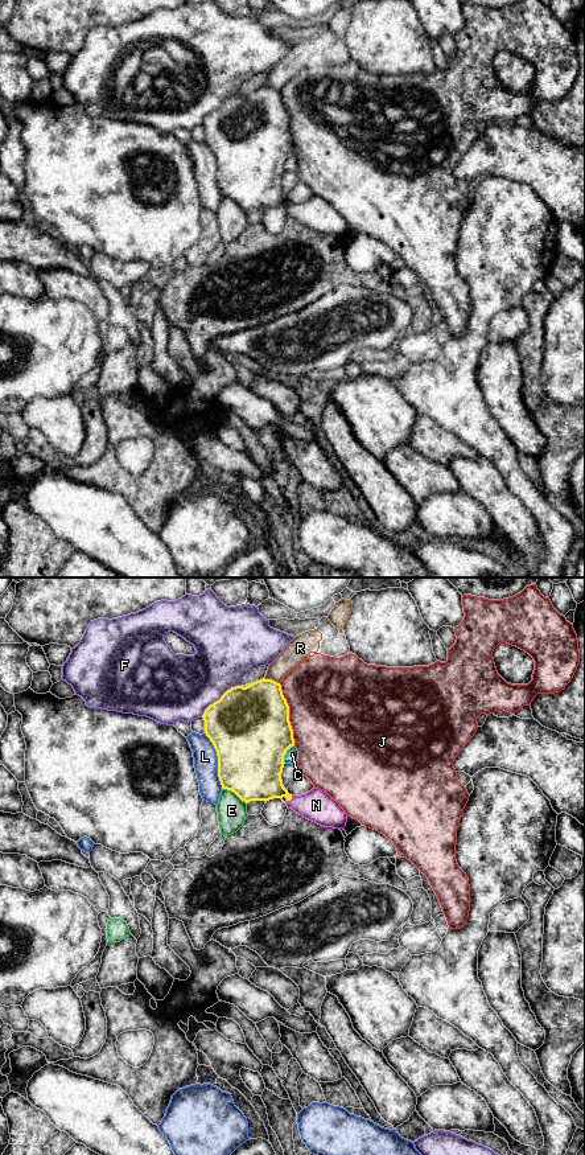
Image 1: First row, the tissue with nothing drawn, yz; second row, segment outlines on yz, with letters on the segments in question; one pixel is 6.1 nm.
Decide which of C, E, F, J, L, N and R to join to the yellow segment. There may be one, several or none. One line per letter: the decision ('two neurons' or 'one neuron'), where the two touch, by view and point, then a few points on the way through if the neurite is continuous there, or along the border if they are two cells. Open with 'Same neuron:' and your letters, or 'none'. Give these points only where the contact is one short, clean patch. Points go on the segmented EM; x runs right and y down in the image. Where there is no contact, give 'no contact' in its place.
Same neuron: N
C: two neurons; meets yellow in yz at (285, 752)
E: two neurons; meets yellow in yz at (234, 792)
F: two neurons; meets yellow in yz at (219, 699)
J: two neurons; meets yellow in yz at (288, 714)
L: two neurons; meets yellow in yz at (218, 760)
N: one neuron; meets yellow in yz at (289, 800); runs through yz (256, 776), (289, 800), (303, 805), (316, 805)
R: two neurons; meets yellow in yz at (272, 681)

